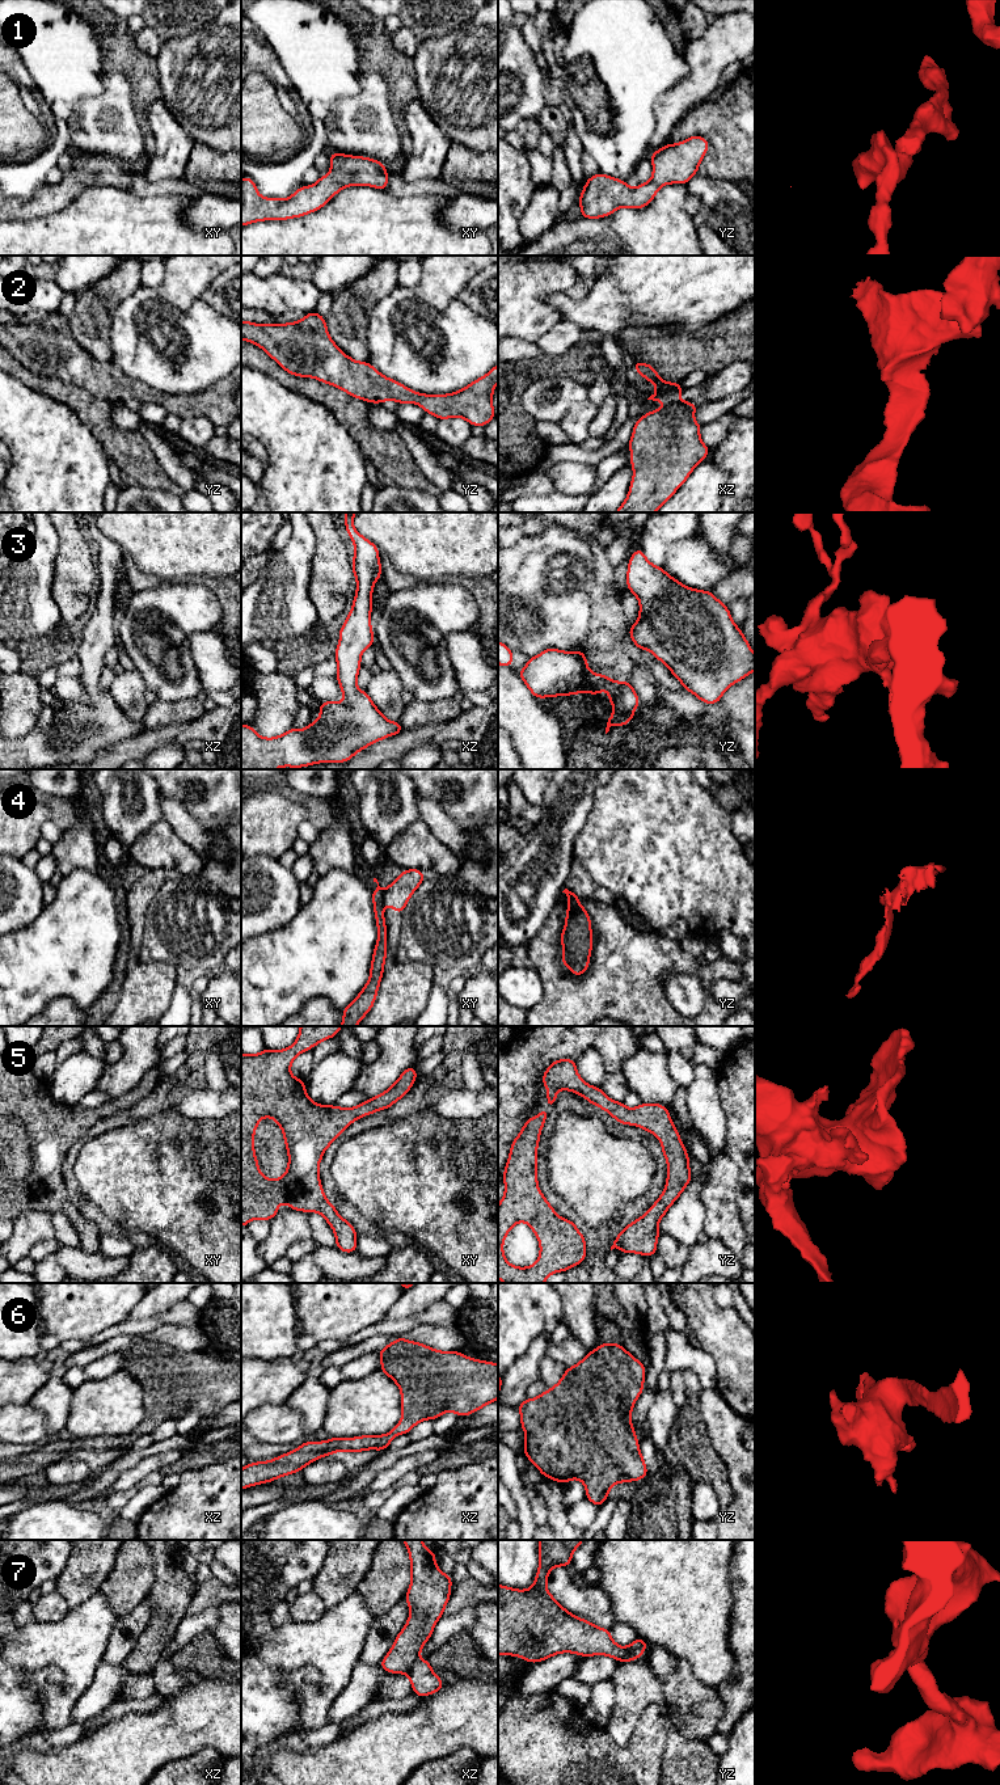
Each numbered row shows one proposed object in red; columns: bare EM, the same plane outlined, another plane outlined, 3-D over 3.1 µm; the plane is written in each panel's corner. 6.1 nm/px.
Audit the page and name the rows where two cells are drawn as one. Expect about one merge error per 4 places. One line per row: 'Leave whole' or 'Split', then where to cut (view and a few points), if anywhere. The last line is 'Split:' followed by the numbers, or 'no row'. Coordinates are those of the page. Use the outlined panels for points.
1: Leave whole. No split
2: Leave whole. No split
3: Leave whole. No split
4: Split. Split along xy (384, 891), (383, 902)
5: Leave whole. No split
6: Leave whole. No split
7: Split. Split along xz (417, 1658), (406, 1672)
Split: 4, 7

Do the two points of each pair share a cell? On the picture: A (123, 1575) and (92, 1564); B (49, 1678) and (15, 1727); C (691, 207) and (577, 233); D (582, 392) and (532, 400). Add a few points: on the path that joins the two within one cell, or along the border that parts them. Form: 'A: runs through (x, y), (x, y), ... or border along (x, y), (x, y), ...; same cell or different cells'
A: border along (118, 1553), (113, 1569), (97, 1591); different cells
B: runs through (36, 1687), (15, 1708), (15, 1714); same cell
C: border along (688, 193), (686, 210), (691, 216); different cells
D: runs through (570, 392), (560, 393), (555, 397), (544, 395); same cell

